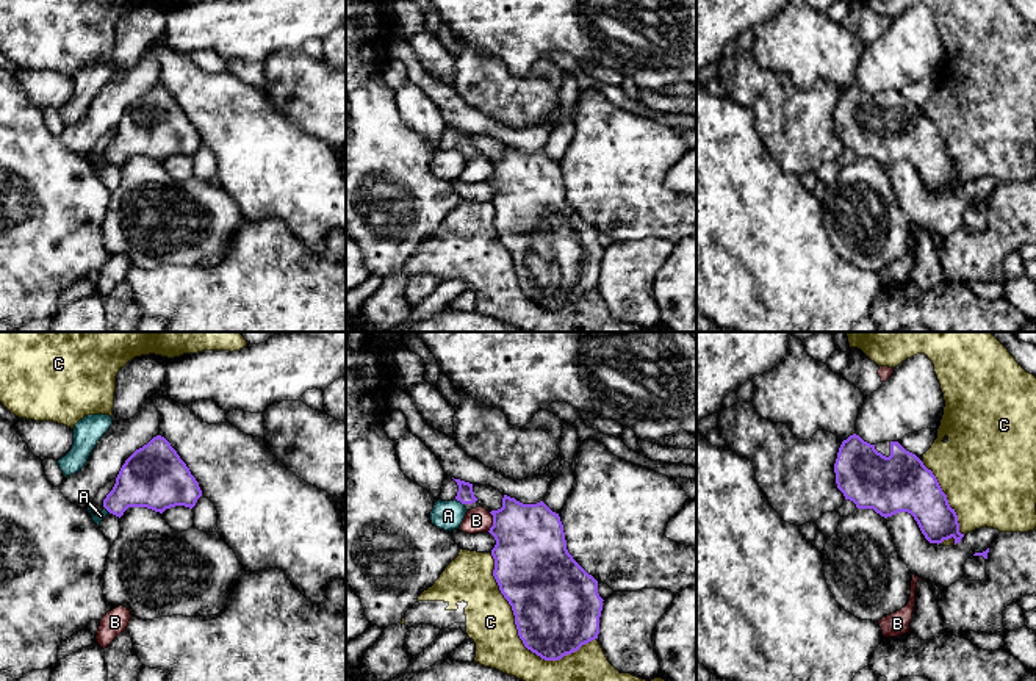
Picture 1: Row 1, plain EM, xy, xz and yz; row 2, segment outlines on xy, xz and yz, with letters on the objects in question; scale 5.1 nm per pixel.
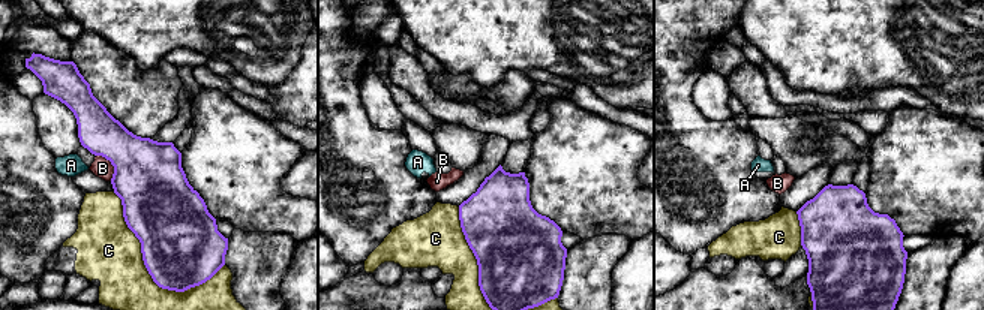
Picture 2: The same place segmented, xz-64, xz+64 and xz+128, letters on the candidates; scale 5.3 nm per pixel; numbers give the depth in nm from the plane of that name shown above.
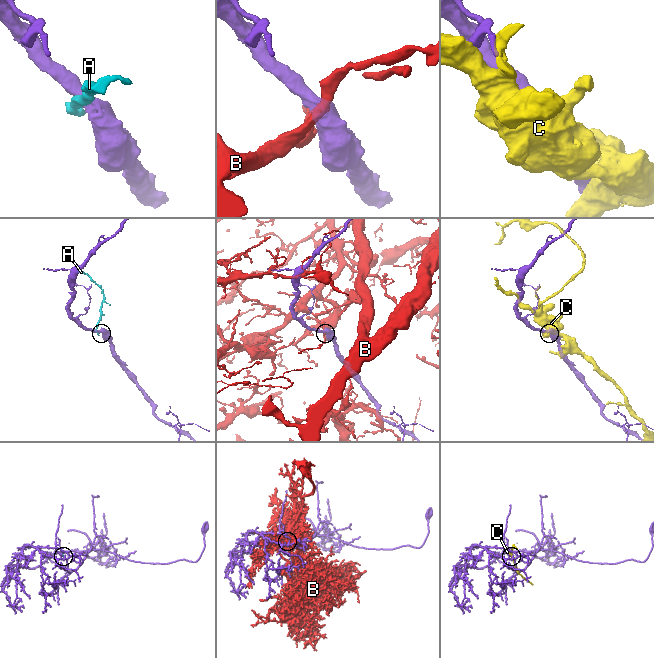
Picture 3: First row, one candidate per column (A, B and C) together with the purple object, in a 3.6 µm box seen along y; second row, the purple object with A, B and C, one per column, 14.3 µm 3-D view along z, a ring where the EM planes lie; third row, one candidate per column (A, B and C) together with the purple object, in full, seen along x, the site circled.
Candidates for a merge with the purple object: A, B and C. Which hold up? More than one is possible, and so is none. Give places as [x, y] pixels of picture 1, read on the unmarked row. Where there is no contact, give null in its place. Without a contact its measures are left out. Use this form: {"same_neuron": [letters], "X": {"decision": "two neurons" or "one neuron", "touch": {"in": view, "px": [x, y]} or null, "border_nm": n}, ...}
{"same_neuron": [], "A": {"decision": "two neurons", "touch": {"in": "xz", "px": [460, 151]}, "border_nm": 60}, "B": {"decision": "two neurons", "touch": {"in": "xz", "px": [493, 171]}, "border_nm": 110}, "C": {"decision": "two neurons", "touch": {"in": "xz", "px": [518, 284]}, "border_nm": 700}}

